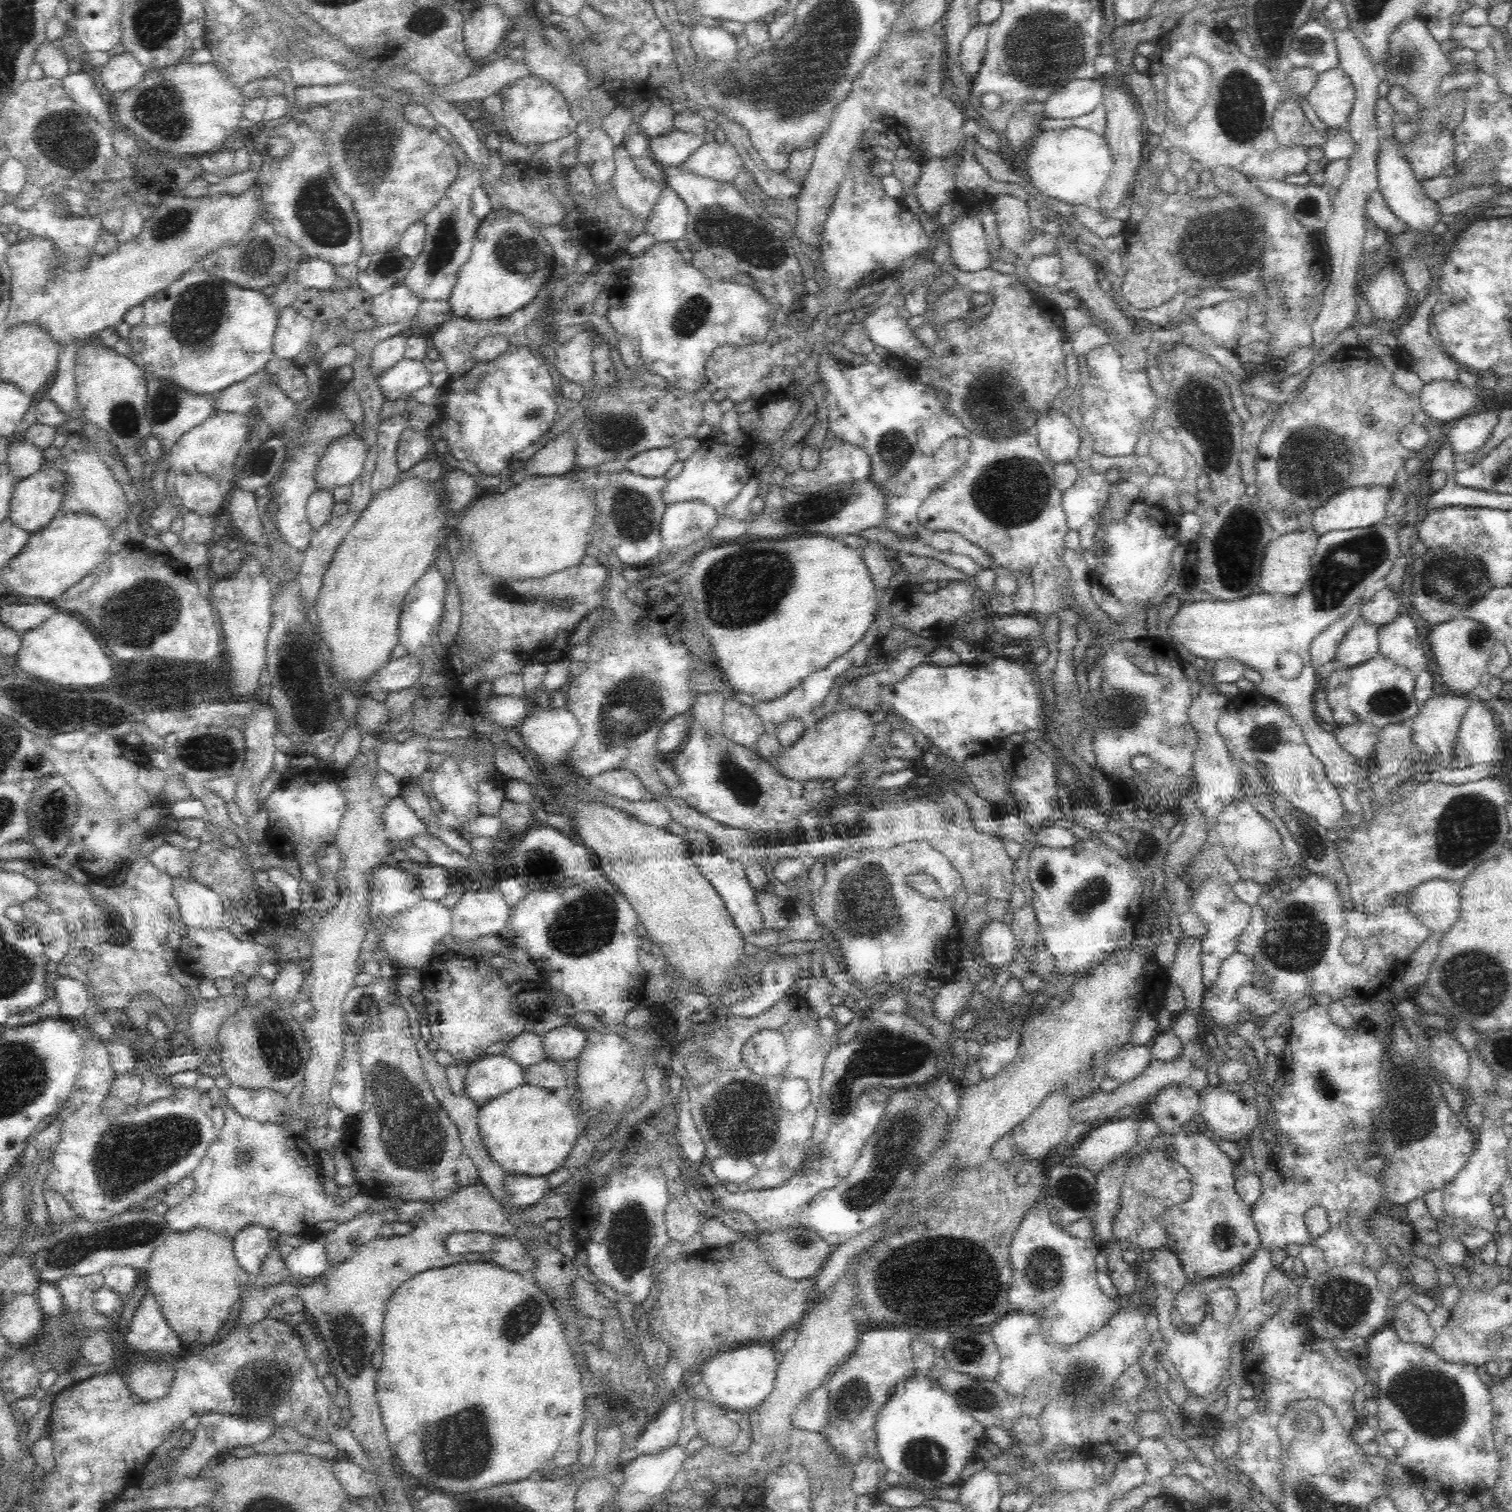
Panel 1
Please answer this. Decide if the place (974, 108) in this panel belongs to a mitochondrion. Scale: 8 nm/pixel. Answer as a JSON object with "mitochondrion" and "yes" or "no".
{"mitochondrion":"no"}

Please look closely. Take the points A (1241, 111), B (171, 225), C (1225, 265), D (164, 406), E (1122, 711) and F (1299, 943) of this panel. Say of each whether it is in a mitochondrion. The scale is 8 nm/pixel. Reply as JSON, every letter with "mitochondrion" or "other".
{"A":"mitochondrion","B":"mitochondrion","C":"mitochondrion","D":"mitochondrion","E":"mitochondrion","F":"mitochondrion"}

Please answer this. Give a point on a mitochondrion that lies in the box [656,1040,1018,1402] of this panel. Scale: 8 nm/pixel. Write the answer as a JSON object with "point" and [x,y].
{"point":[898,1136]}

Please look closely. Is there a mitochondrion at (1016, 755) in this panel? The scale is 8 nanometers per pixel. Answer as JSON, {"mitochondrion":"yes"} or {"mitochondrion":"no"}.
{"mitochondrion":"no"}

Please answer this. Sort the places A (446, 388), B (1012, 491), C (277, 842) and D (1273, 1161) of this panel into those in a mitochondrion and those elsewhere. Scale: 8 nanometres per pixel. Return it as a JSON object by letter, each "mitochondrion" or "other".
{"A":"other","B":"mitochondrion","C":"other","D":"other"}

